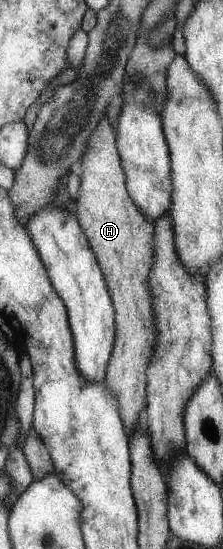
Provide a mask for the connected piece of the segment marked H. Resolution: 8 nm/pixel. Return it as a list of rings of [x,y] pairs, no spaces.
[[[106,111],[86,142],[82,159],[84,157],[86,162],[82,164],[75,214],[102,268],[115,309],[116,339],[104,382],[120,404],[120,417],[129,435],[136,427],[136,422],[145,414],[146,370],[154,354],[156,340],[152,296],[148,290],[148,278],[154,263],[154,224],[136,208],[130,198],[122,158],[118,152],[118,138]]]

